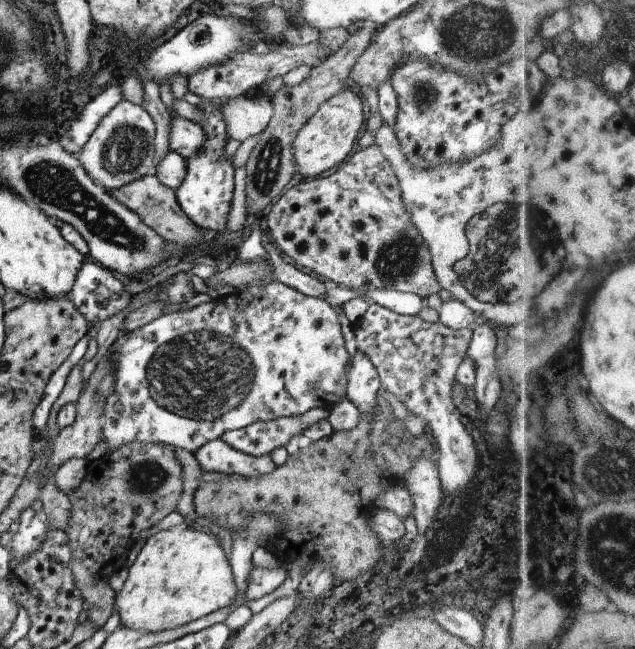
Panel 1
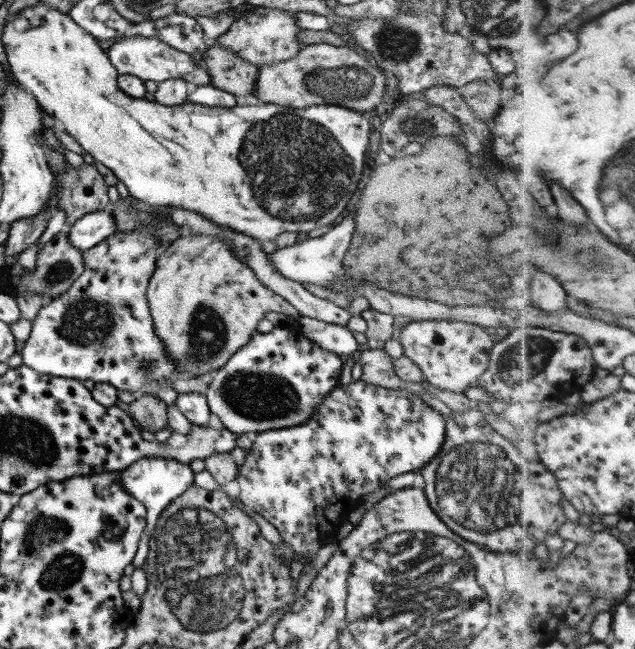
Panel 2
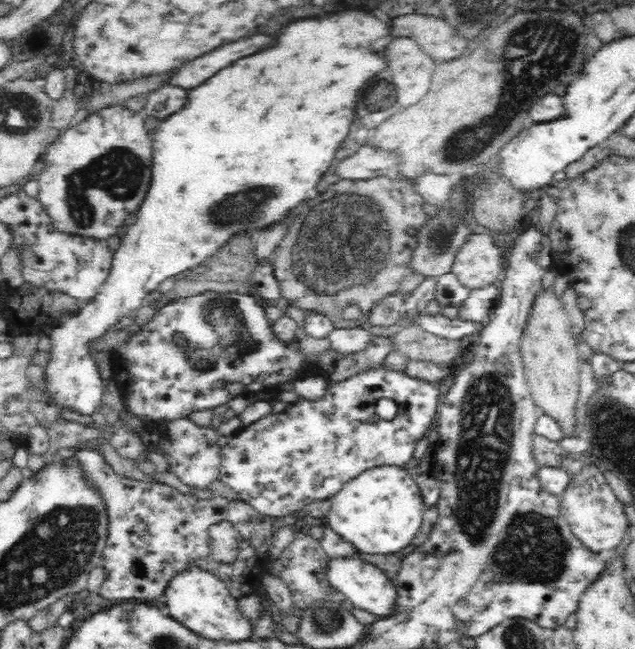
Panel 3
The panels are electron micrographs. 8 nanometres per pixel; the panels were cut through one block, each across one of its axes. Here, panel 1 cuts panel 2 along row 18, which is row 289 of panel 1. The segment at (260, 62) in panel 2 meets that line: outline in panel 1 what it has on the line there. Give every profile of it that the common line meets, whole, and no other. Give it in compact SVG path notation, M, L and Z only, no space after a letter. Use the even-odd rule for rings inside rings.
M272 280L265 285L252 285L247 289L237 288L237 293L230 293L219 299L210 299L192 308L161 314L152 322L136 330L120 332L111 345L113 355L111 366L114 368L115 385L108 396L103 412L103 438L108 441L110 451L125 444L142 441L144 443L160 443L176 449L184 449L194 454L207 442L220 439L229 430L245 427L256 421L269 421L280 417L289 417L304 414L313 408L326 408L346 399L350 355L344 346L344 336L340 330L338 313L334 307L324 299L310 297L296 291L296 289Z

